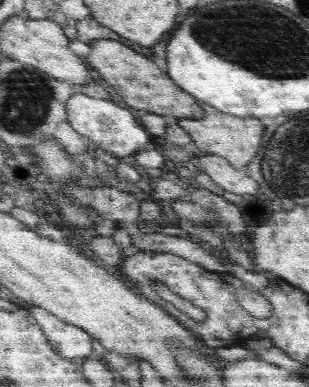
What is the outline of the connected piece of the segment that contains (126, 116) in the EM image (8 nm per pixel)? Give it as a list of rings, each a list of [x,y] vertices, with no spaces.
[[[74,92],[65,100],[65,116],[80,135],[92,141],[93,147],[102,148],[118,159],[133,156],[150,146],[149,132],[143,125],[138,124],[136,117],[130,111],[111,100],[92,98],[91,95]]]

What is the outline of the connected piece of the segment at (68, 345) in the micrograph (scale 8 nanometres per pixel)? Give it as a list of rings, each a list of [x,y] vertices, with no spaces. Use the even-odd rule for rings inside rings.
[[[30,306],[28,309],[40,325],[51,348],[66,361],[76,361],[81,364],[81,361],[93,355],[93,339],[90,334],[54,316],[46,309],[37,306]]]

